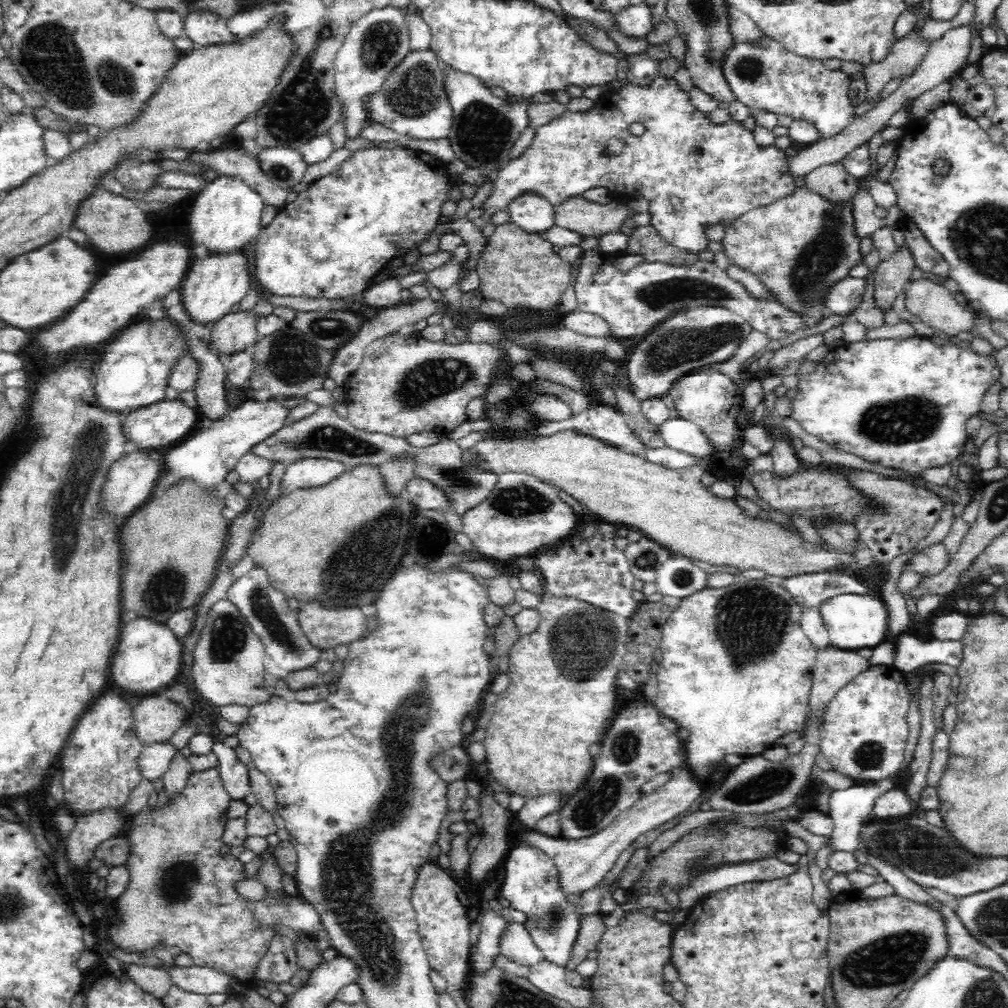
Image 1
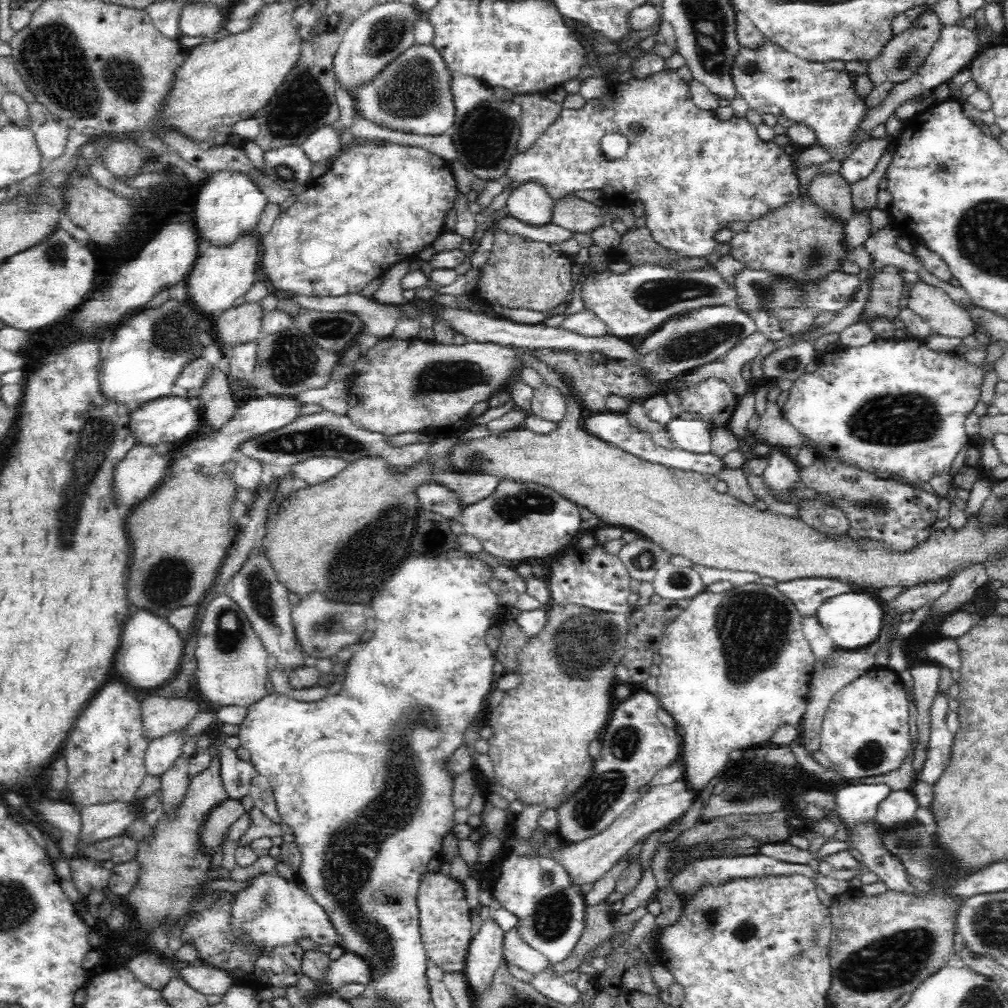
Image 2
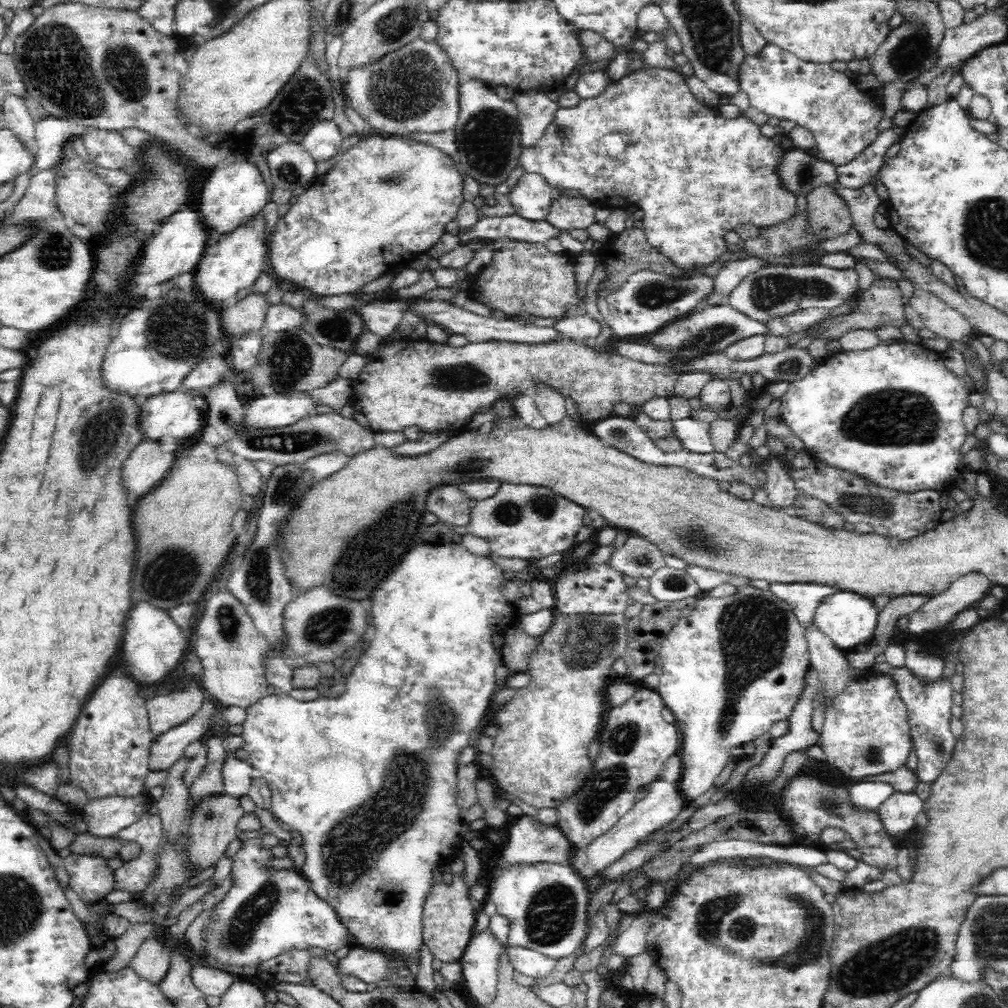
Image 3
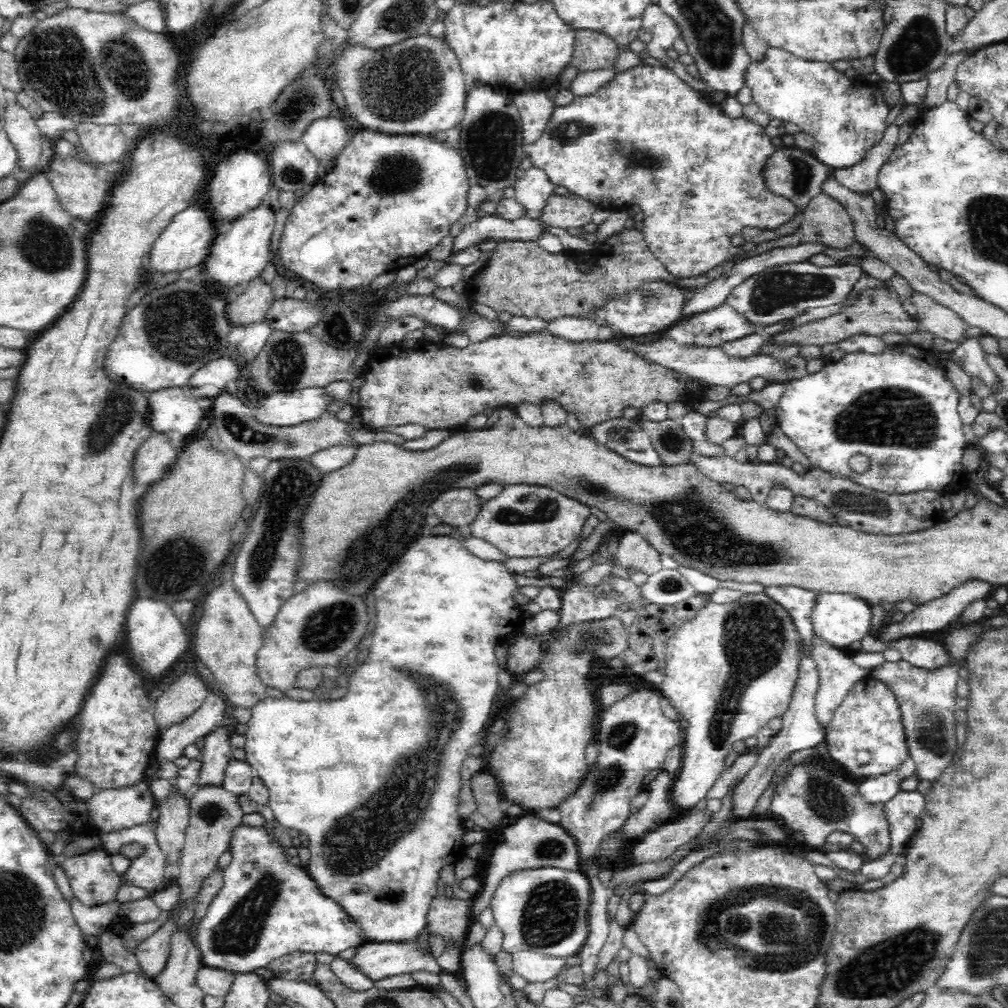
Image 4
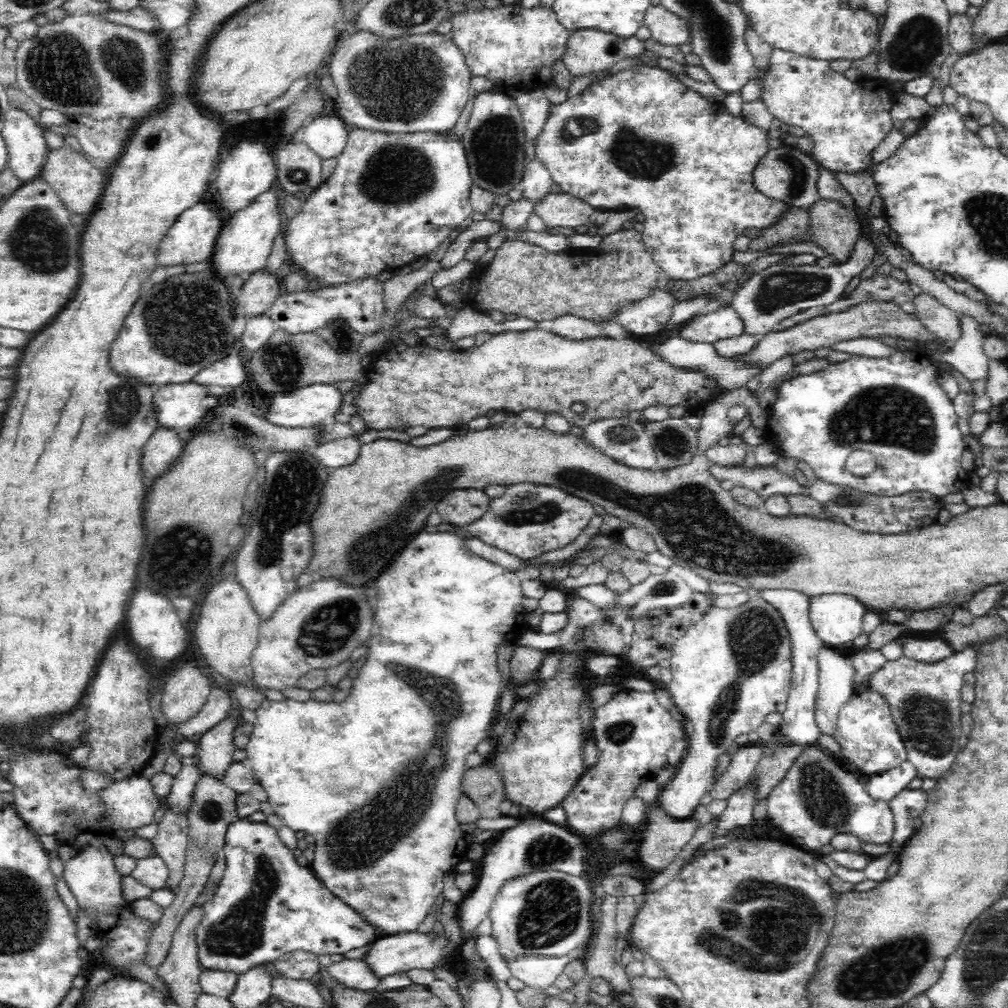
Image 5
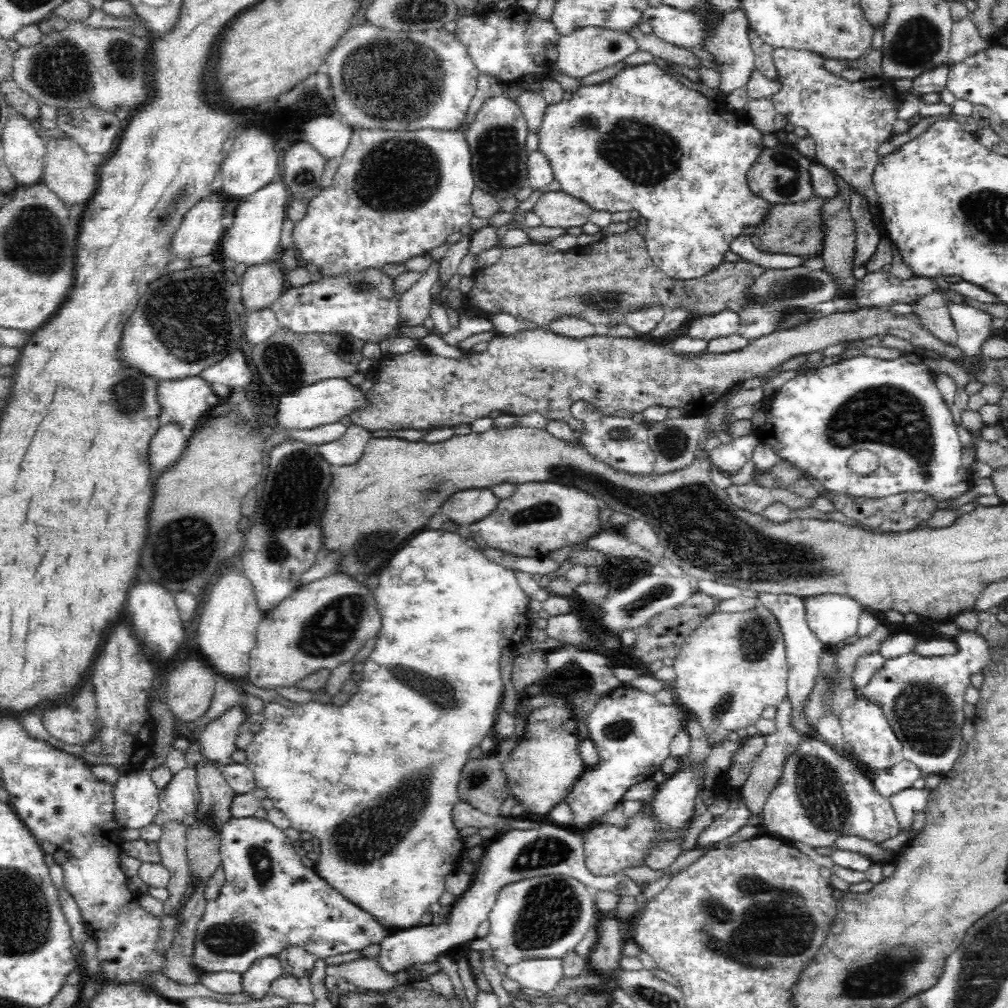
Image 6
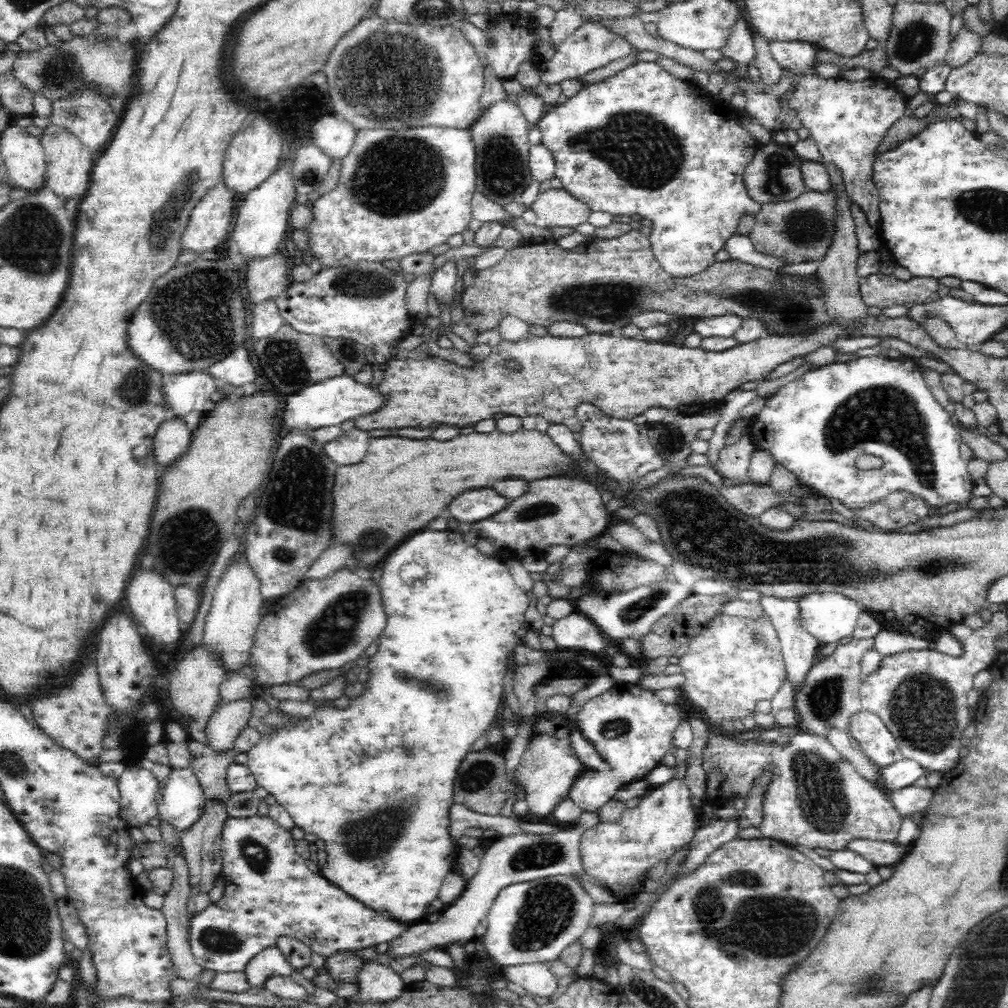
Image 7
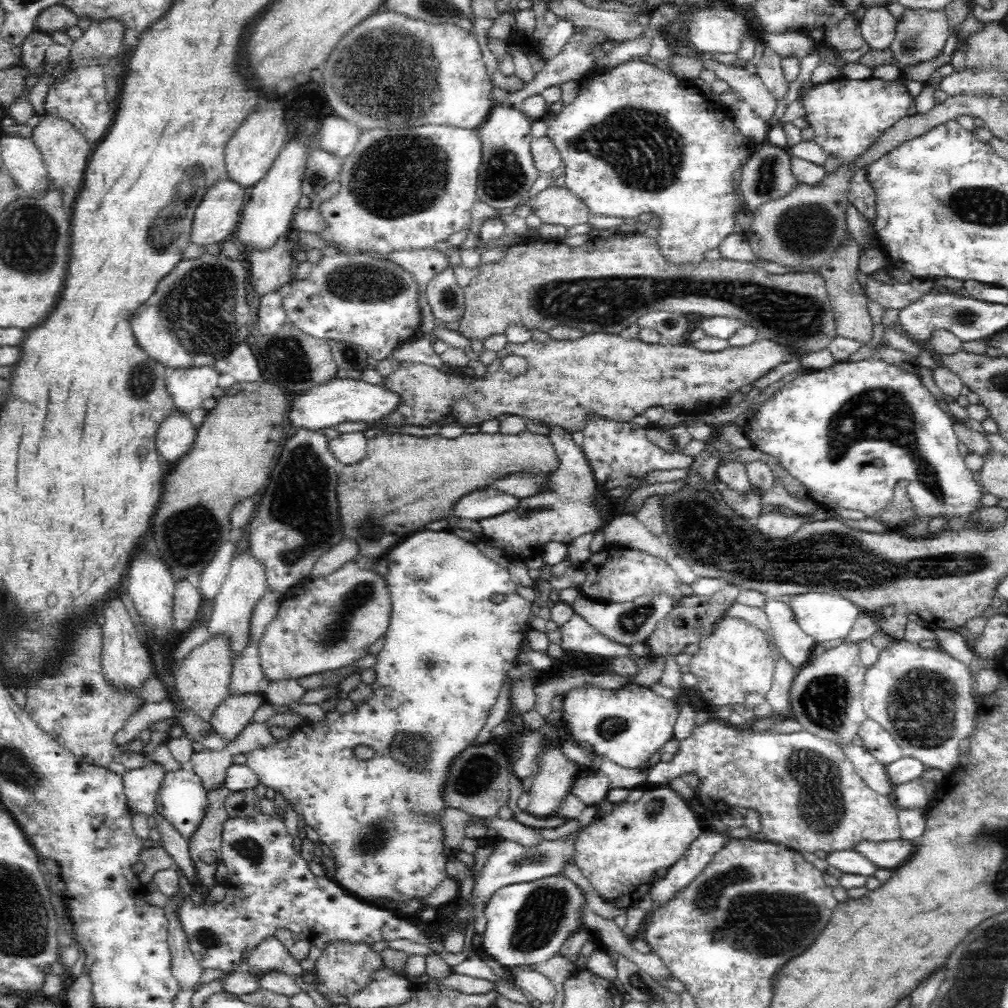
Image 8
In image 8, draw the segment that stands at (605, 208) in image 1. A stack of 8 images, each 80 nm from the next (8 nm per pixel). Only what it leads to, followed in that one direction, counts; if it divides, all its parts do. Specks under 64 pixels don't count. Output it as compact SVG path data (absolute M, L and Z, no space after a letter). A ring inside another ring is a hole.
M565 186L548 187L532 197L528 204L542 224L560 224L567 229L586 223L591 215L588 205Z

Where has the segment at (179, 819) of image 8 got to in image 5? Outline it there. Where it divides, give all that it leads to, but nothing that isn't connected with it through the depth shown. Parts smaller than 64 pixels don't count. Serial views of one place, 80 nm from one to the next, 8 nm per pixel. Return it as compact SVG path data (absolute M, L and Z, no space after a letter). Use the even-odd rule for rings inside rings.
M199 763L182 765L180 773L174 776L174 784L170 793L164 799L169 800L169 808L181 810L186 815L194 798L194 788L201 778Z

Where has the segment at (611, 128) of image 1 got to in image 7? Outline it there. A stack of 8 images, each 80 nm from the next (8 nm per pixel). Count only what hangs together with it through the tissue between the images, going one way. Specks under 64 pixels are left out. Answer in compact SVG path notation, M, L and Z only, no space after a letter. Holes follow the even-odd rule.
M656 62L632 63L620 72L602 81L593 84L585 84L576 96L572 96L565 104L549 106L542 118L538 121L538 128L542 134L541 145L551 152L555 164L554 177L562 180L563 189L574 195L574 198L586 203L591 211L608 212L608 214L640 214L642 218L652 220L652 234L650 234L651 251L657 263L668 276L672 278L690 278L705 270L708 270L716 262L716 254L724 250L726 241L736 235L738 224L744 216L754 218L763 204L756 202L748 194L744 186L743 174L745 168L752 162L761 144L744 125L740 113L728 102L710 96L704 88L700 88L692 81L683 81L674 77L670 70L662 69Z

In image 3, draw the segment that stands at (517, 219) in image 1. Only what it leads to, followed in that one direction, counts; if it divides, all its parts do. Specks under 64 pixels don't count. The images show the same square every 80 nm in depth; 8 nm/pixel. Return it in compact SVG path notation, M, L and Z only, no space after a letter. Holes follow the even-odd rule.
M523 174L508 196L516 215L540 222L546 221L556 192L539 174Z

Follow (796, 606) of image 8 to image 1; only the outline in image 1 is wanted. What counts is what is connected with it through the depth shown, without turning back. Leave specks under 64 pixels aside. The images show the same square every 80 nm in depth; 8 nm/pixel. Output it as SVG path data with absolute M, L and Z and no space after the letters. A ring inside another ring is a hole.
M837 594L821 604L820 614L832 647L855 651L860 648L874 648L886 640L886 632L889 630L888 611L885 603L877 596Z

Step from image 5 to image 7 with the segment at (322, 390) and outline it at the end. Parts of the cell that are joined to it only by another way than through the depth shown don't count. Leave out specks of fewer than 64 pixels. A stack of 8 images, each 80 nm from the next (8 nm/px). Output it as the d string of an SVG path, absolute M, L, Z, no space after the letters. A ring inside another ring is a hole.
M344 374L321 380L320 382L306 386L297 393L286 398L282 420L286 430L315 430L330 426L338 426L344 420L374 412L381 407L383 398L373 387L359 383L352 376Z

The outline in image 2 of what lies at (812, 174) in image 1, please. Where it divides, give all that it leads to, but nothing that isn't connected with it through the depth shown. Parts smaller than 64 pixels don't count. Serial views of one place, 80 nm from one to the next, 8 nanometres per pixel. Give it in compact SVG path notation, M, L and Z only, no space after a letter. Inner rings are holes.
M820 171L807 184L807 194L816 203L844 221L852 214L852 187L850 181L838 171Z

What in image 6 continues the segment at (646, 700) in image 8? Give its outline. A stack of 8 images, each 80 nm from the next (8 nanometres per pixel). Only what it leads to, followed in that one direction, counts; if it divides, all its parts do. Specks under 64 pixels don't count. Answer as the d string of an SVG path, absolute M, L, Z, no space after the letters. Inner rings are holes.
M629 684L605 694L586 716L589 738L596 745L599 761L581 774L564 801L572 811L570 827L585 833L600 825L600 818L616 810L616 806L626 800L626 793L634 784L654 778L668 758L670 743L684 723L677 704L669 706L659 703L653 694Z

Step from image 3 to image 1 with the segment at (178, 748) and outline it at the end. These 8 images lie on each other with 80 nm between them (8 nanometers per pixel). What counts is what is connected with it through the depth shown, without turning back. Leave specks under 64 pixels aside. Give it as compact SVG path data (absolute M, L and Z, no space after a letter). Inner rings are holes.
M167 742L145 746L138 755L137 768L140 779L146 783L160 779L168 771L175 747Z

